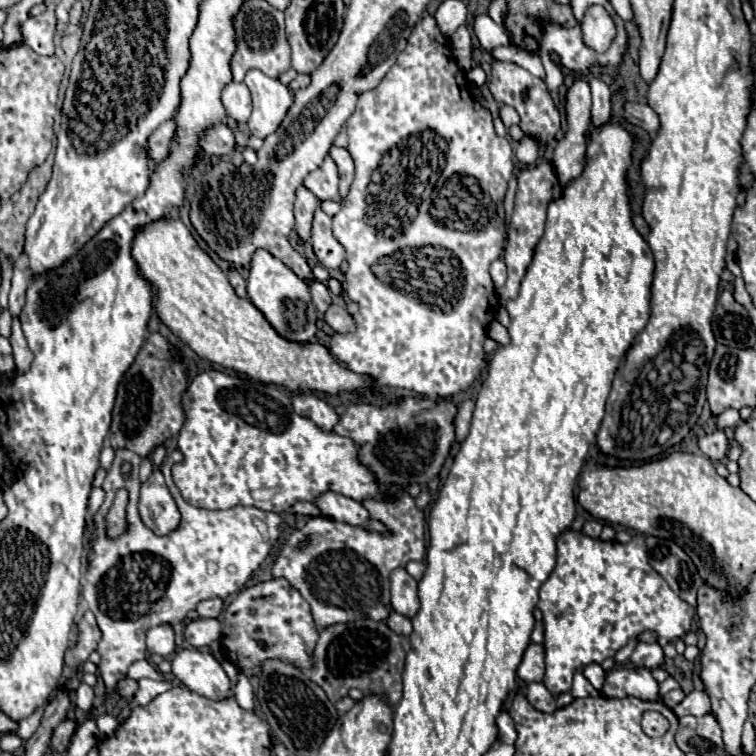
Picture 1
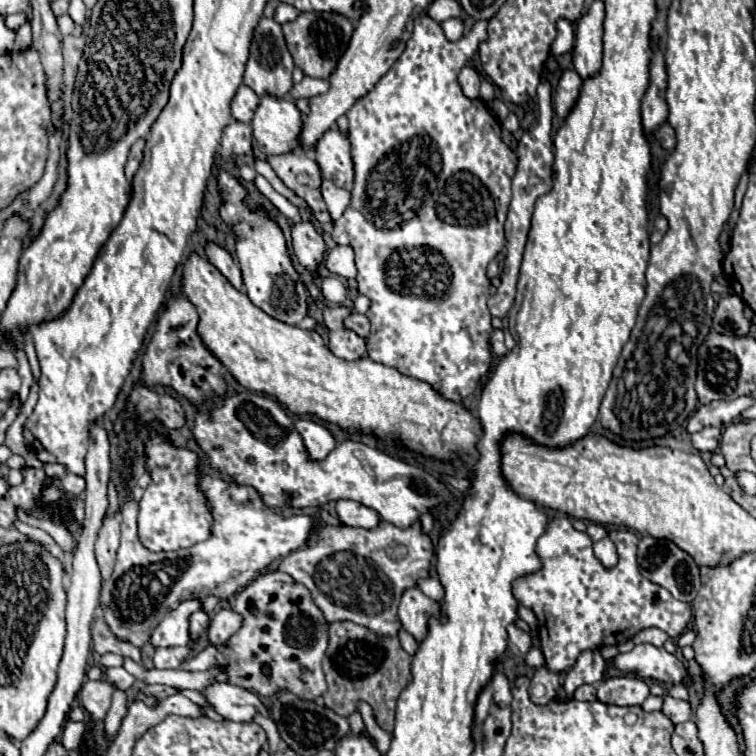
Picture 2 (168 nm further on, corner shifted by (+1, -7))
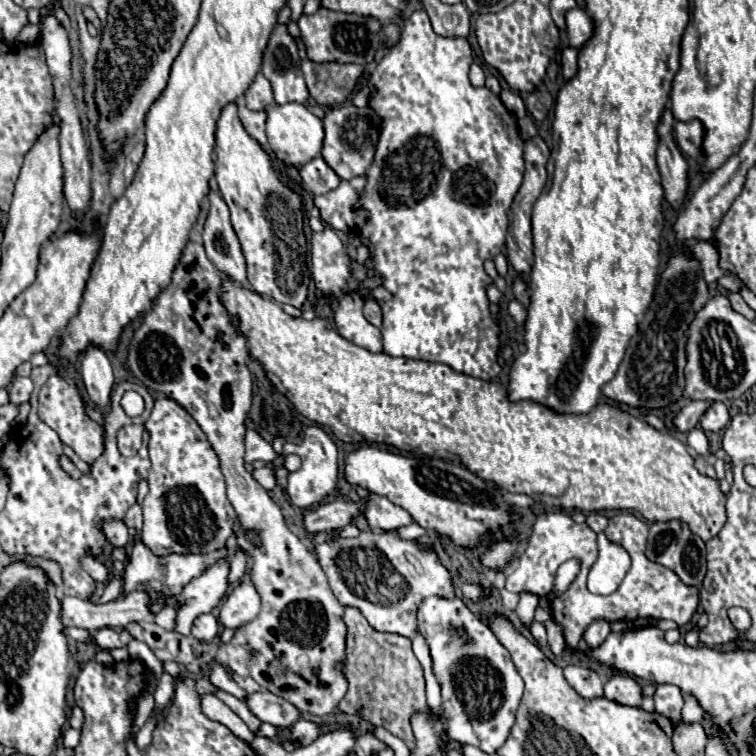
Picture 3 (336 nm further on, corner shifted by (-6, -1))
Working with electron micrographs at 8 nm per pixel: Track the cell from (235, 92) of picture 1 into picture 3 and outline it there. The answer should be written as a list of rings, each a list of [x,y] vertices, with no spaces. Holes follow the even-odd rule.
[[[258,72],[250,88],[246,90],[246,108],[258,112],[258,110],[266,110],[270,104],[274,104],[270,82]]]

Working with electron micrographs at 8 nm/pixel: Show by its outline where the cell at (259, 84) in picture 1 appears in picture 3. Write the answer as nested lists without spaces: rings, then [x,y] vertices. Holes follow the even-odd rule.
[[[288,102],[288,104],[276,104],[266,110],[268,120],[266,120],[266,134],[268,134],[268,144],[272,152],[276,154],[278,160],[286,162],[288,166],[302,166],[304,162],[316,158],[322,150],[322,140],[324,140],[324,130],[322,130],[322,120],[316,118],[304,104],[298,102]]]

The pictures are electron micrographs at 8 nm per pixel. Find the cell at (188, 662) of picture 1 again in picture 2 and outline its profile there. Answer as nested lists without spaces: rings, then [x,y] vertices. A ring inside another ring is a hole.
[[[215,682],[205,692],[207,700],[213,704],[215,712],[219,712],[223,718],[233,722],[253,722],[257,714],[269,716],[265,704],[255,692],[249,692],[245,688],[233,686],[229,682]]]

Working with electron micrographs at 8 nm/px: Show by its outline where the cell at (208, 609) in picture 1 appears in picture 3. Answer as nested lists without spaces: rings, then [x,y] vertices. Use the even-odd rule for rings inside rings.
[[[200,614],[194,620],[192,626],[192,634],[200,640],[200,642],[212,642],[218,636],[218,620],[214,614]]]

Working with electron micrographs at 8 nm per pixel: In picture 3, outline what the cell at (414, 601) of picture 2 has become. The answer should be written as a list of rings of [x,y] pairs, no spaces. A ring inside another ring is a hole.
[[[424,598],[418,608],[418,632],[430,646],[432,668],[442,688],[442,708],[448,714],[450,738],[494,754],[514,726],[516,708],[524,690],[524,682],[508,650],[460,598]]]

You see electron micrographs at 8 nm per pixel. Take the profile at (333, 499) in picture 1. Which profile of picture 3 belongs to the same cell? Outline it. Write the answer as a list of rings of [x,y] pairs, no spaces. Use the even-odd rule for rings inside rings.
[[[378,494],[366,496],[362,514],[372,530],[394,530],[394,528],[408,526],[412,522],[412,518],[406,510],[394,506],[390,500],[386,500]]]

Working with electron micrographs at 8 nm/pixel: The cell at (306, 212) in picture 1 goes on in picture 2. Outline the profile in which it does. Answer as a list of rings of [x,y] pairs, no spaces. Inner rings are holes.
[[[301,222],[293,226],[293,250],[299,258],[299,264],[317,278],[317,268],[325,260],[327,244],[323,236],[313,228],[311,222]]]

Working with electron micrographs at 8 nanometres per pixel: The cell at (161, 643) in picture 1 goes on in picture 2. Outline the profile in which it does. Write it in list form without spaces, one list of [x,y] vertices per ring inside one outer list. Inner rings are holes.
[[[189,598],[183,600],[173,612],[167,612],[151,636],[153,646],[187,646],[189,616],[197,610],[203,610],[203,602],[199,598]]]

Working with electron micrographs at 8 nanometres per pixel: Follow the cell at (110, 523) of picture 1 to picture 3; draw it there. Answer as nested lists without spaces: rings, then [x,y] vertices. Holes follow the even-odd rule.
[[[111,575],[105,585],[104,593],[100,597],[100,601],[97,601],[97,604],[105,604],[117,599],[122,593],[122,585],[122,580]]]

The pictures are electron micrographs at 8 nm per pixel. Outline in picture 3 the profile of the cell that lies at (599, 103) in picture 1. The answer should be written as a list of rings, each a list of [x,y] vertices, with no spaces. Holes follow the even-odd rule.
[[[574,8],[566,14],[566,36],[572,48],[580,50],[588,42],[588,38],[592,38],[592,34],[594,34],[594,22],[586,10]]]

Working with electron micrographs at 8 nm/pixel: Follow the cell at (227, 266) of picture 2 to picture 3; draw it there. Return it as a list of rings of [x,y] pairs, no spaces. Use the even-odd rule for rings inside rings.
[[[210,190],[210,214],[204,224],[204,248],[210,262],[234,282],[248,286],[246,280],[246,260],[236,238],[236,232],[230,224],[230,212],[226,202],[218,196],[216,190]]]

